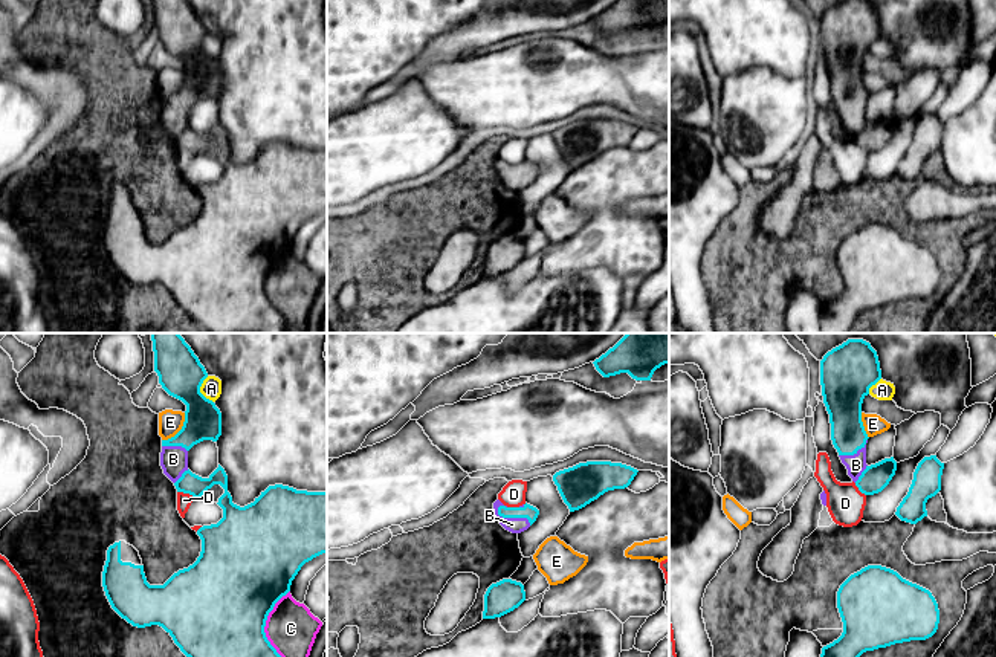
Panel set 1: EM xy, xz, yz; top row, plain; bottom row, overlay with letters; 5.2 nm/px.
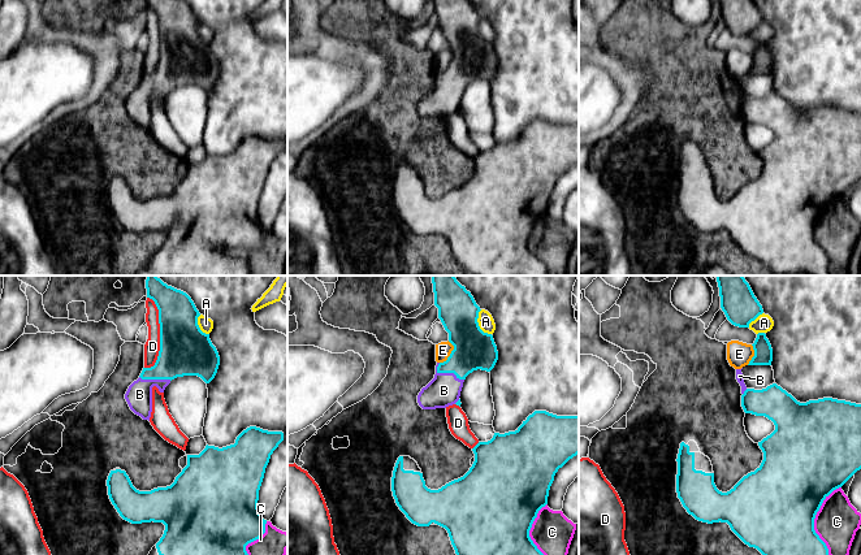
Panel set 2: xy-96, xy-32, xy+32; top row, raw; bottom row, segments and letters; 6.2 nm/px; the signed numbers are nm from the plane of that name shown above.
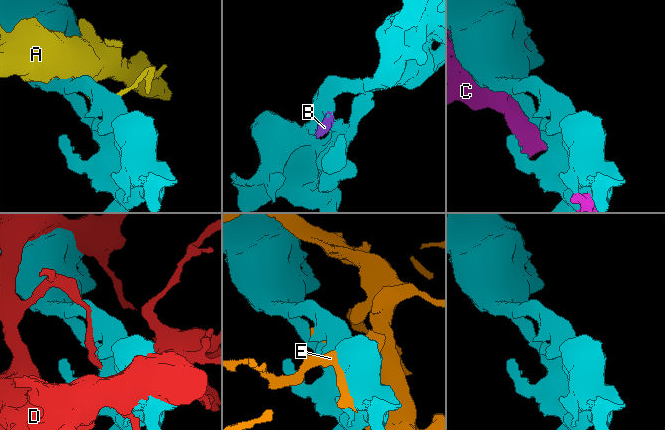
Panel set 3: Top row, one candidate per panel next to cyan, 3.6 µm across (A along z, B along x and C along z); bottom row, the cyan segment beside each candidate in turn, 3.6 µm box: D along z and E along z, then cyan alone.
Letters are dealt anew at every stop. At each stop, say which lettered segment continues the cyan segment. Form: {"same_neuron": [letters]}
{"same_neuron": ["B"]}

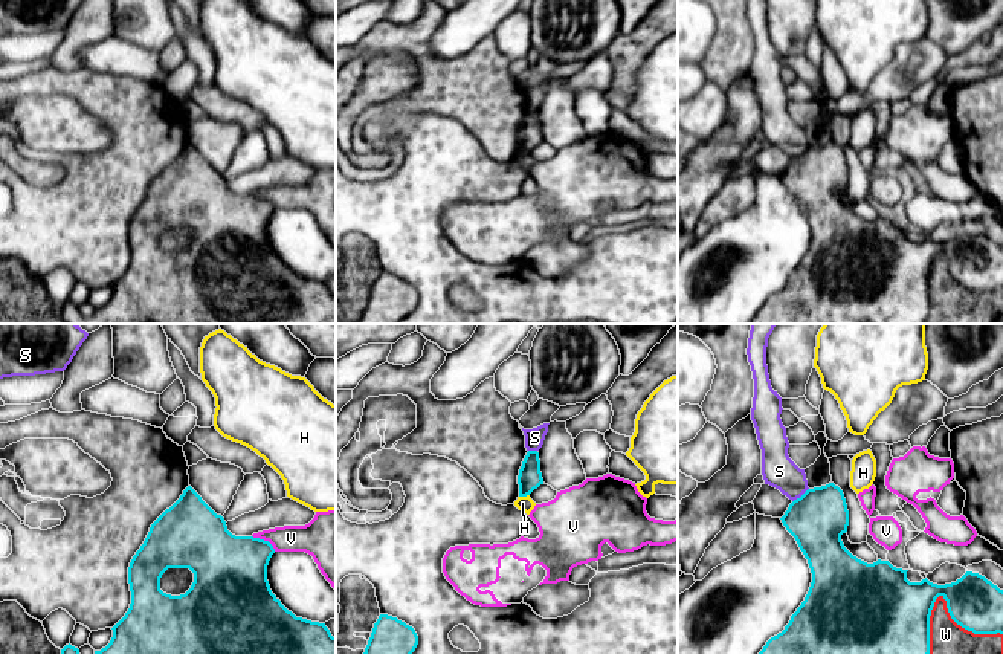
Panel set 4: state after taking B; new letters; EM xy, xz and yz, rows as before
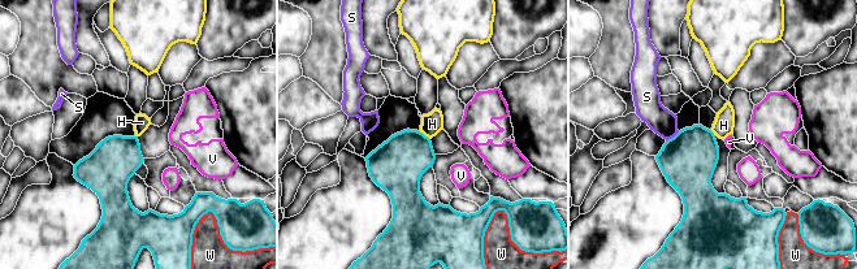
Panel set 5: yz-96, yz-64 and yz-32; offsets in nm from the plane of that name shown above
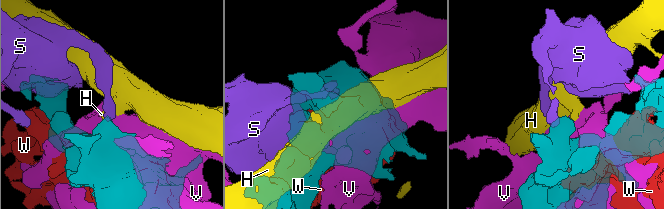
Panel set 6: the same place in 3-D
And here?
{"same_neuron": []}

